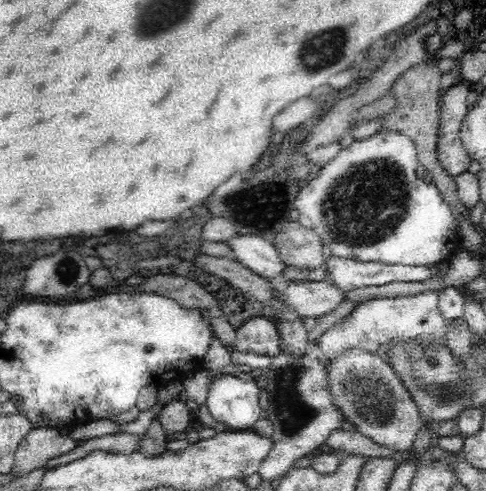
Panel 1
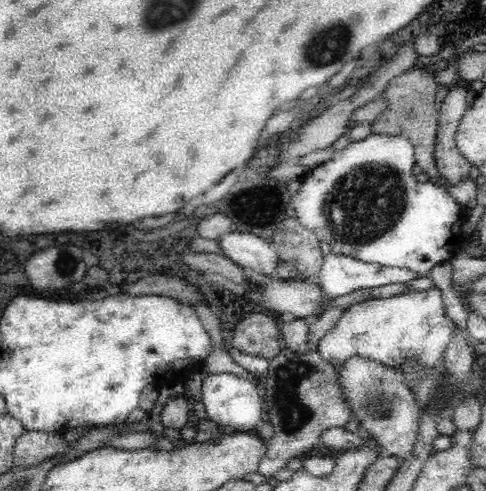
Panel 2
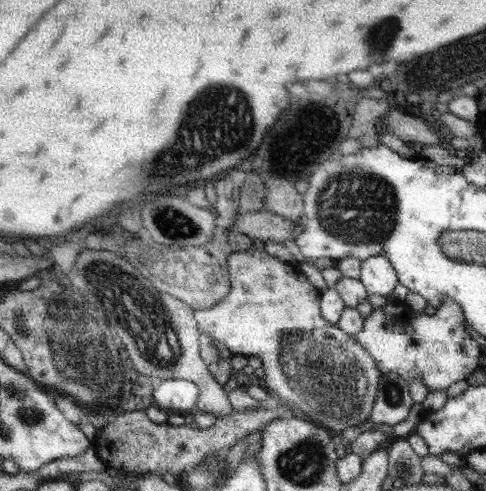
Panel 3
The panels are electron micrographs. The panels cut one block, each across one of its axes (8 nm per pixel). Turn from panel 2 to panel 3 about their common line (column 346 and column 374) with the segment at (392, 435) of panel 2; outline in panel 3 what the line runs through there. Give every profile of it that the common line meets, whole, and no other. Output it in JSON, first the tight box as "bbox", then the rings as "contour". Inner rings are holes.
{"bbox":[193,248,381,438],"contour":[[[261,248],[229,254],[227,272],[231,284],[227,296],[209,310],[193,312],[193,318],[199,322],[201,332],[205,332],[209,338],[215,338],[225,354],[245,358],[257,356],[261,360],[261,370],[265,376],[261,386],[269,390],[269,394],[277,394],[283,402],[297,406],[317,426],[335,432],[337,438],[345,428],[357,428],[359,424],[367,422],[379,392],[381,370],[377,368],[373,356],[353,336],[321,318],[321,292],[311,286],[303,272],[295,264],[281,262],[265,254]]]}

